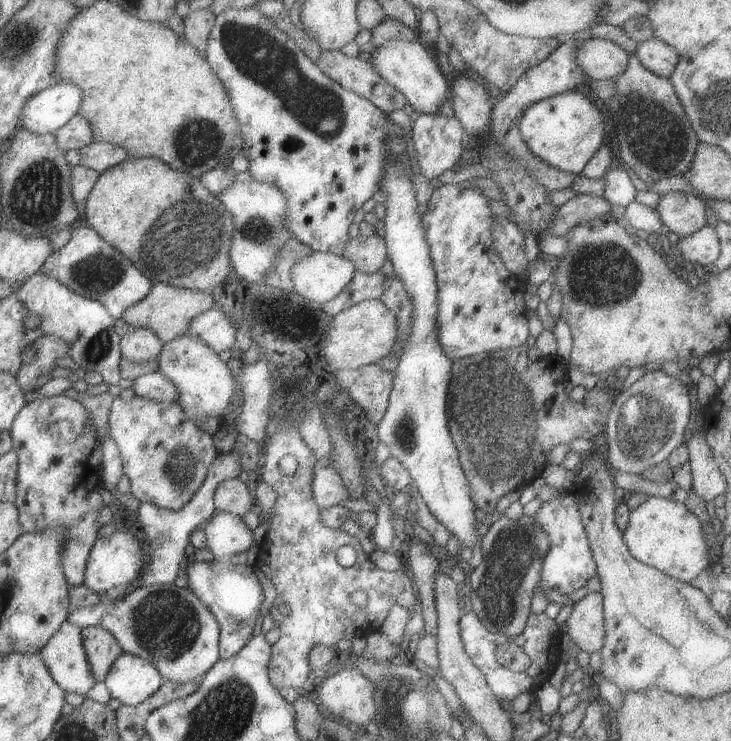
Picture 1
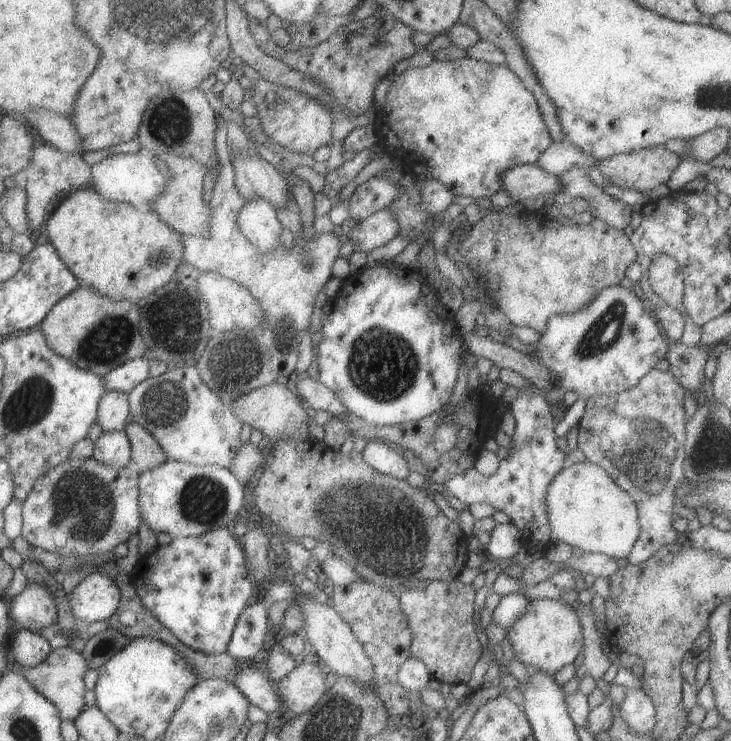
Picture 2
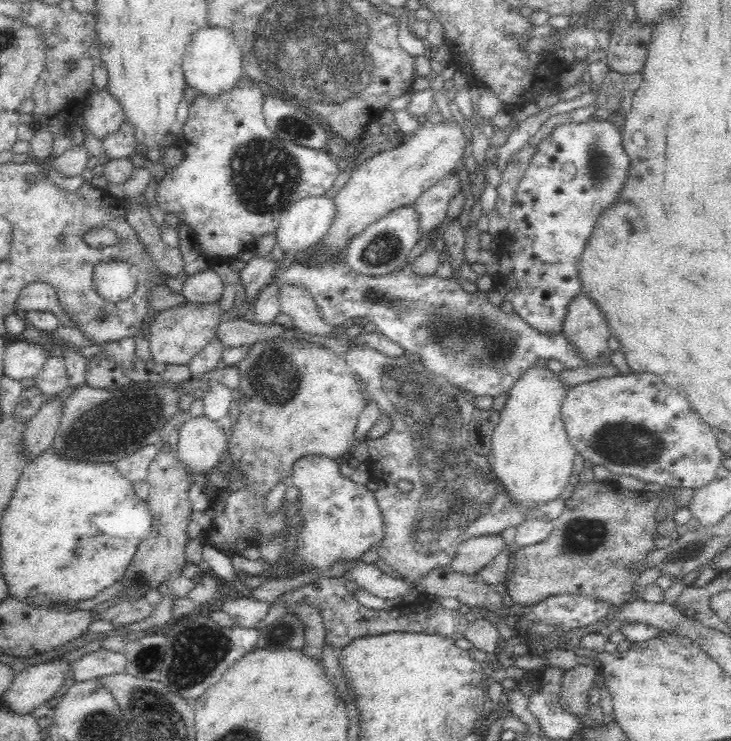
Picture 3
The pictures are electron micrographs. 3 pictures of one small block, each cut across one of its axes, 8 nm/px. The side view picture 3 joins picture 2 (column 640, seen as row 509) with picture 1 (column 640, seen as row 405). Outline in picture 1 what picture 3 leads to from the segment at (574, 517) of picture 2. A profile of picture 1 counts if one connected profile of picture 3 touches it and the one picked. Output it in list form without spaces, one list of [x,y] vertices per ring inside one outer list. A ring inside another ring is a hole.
[[[649,496],[630,512],[628,528],[622,531],[622,536],[632,556],[682,582],[690,583],[710,565],[702,524],[685,503]]]

